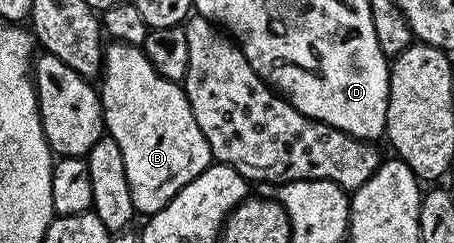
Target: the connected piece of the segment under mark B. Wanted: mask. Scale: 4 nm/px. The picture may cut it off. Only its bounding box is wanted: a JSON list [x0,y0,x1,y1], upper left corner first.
[102,43,211,213]

